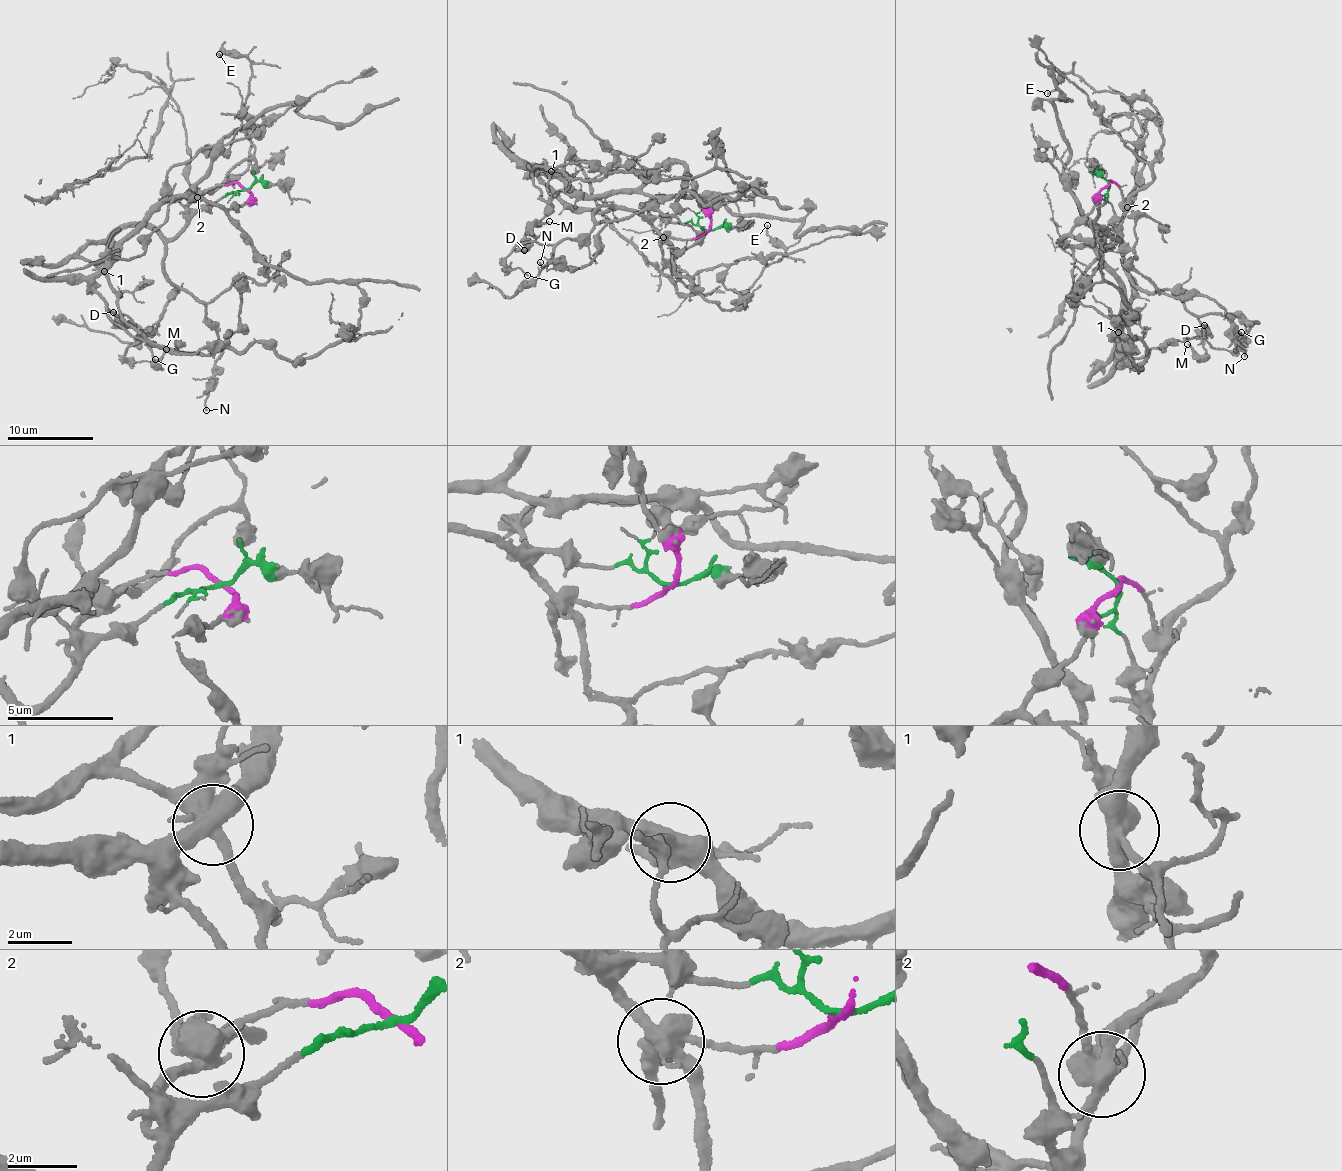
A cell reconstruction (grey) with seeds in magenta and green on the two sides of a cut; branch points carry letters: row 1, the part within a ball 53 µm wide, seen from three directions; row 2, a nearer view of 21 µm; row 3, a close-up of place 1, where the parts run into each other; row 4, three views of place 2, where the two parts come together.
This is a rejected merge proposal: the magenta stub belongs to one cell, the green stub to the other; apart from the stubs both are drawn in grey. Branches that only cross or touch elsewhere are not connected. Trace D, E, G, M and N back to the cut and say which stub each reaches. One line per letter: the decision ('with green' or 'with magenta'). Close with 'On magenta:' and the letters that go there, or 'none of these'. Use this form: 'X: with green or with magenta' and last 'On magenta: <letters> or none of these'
D: with magenta
E: with green
G: with green
M: with green
N: with green
On magenta: D

